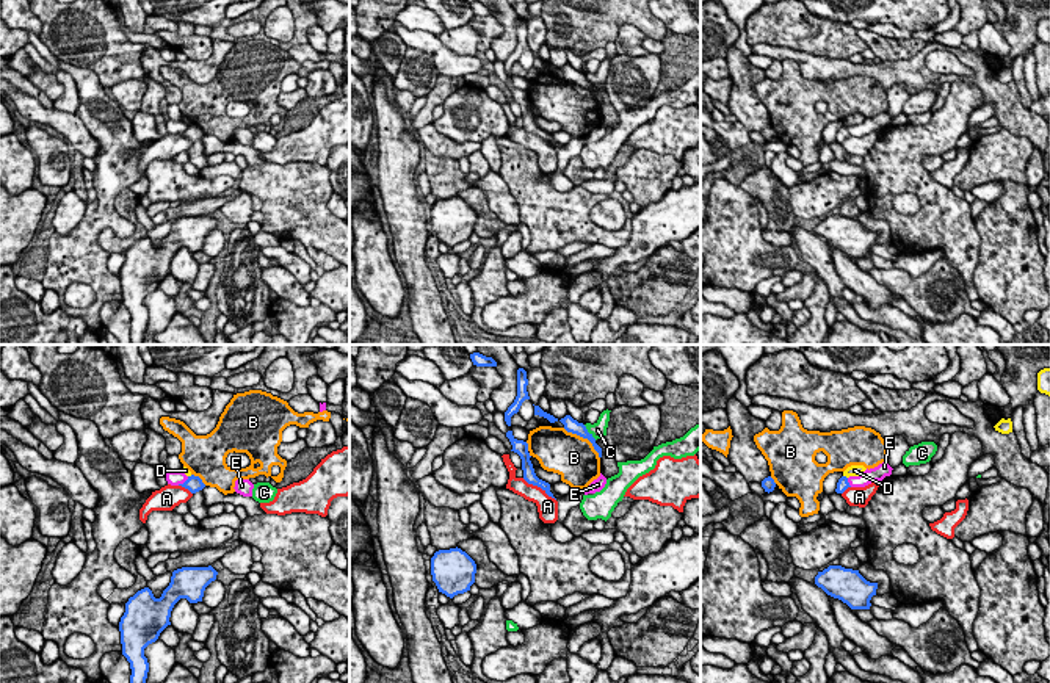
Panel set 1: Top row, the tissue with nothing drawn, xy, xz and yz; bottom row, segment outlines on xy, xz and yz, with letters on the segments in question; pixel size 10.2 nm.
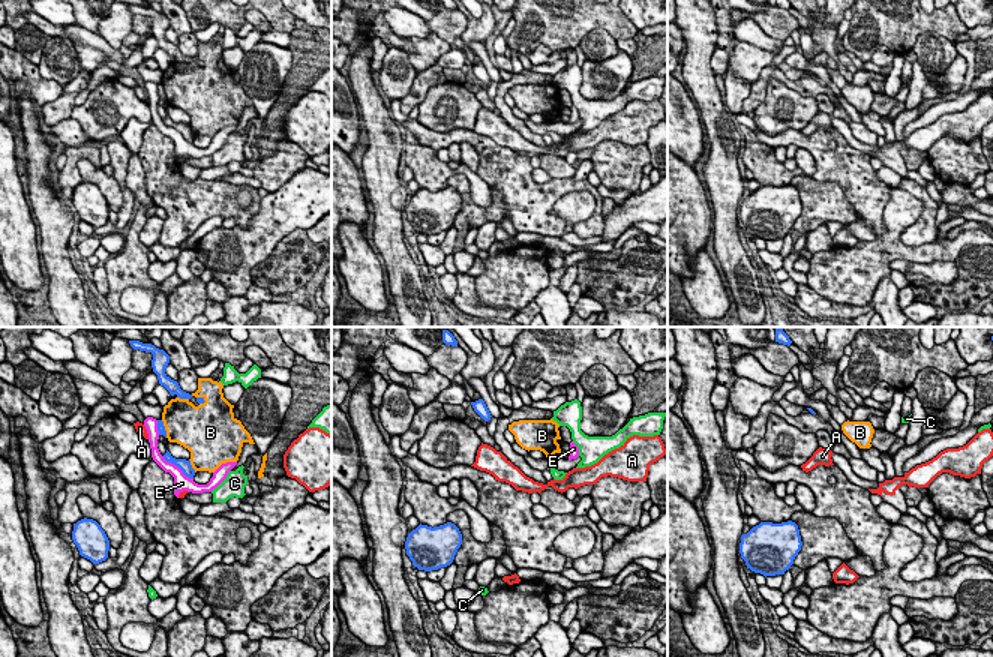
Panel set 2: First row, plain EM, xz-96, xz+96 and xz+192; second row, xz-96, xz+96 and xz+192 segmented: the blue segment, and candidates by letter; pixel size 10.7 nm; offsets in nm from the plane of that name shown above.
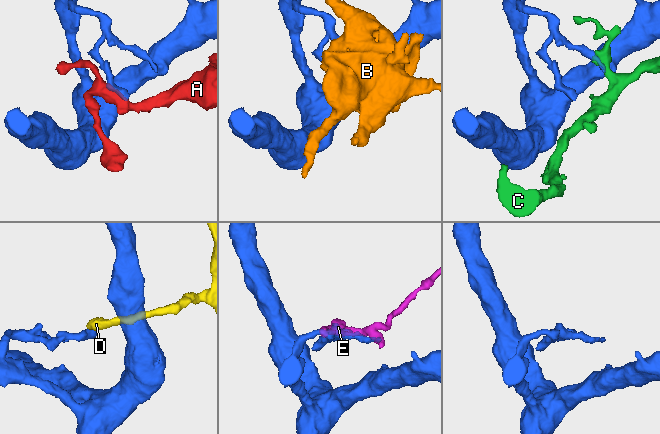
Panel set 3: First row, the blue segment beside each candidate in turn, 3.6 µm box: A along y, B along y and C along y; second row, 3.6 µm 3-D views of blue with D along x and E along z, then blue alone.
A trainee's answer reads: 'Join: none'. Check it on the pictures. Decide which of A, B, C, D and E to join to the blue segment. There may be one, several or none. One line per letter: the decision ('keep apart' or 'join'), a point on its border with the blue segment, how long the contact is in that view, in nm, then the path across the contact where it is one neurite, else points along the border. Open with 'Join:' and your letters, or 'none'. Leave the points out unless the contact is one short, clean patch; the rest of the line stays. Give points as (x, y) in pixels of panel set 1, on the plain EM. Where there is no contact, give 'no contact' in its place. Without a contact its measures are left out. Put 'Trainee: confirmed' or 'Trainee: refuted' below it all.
Join: none
A: keep apart; contact xz (539, 135); length 420 nm; border xz (522, 127), (539, 135), (555, 149)
B: keep apart; contact xz (585, 86); length 500 nm
C: keep apart; contact xz (588, 82); length 200 nm; border xz (583, 74), (596, 88)
D: keep apart; contact yz (845, 126); length 60 nm; border yz (843, 124), (847, 127)
E: keep apart; contact xy (184, 132); length 150 nm; border xy (188, 126), (177, 133)
Trainee: confirmed

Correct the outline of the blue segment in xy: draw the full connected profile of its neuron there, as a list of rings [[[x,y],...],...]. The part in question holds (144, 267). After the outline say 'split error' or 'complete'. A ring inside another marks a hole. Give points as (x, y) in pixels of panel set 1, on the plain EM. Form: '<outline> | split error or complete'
[[[182,216],[172,221],[169,235],[160,248],[149,237],[138,240],[125,252],[119,271],[122,304],[130,312],[130,345],[144,345],[149,312],[144,298],[155,291],[171,274],[169,266],[180,248],[190,252],[202,251],[205,237],[216,229],[218,221],[208,216]]] | complete

